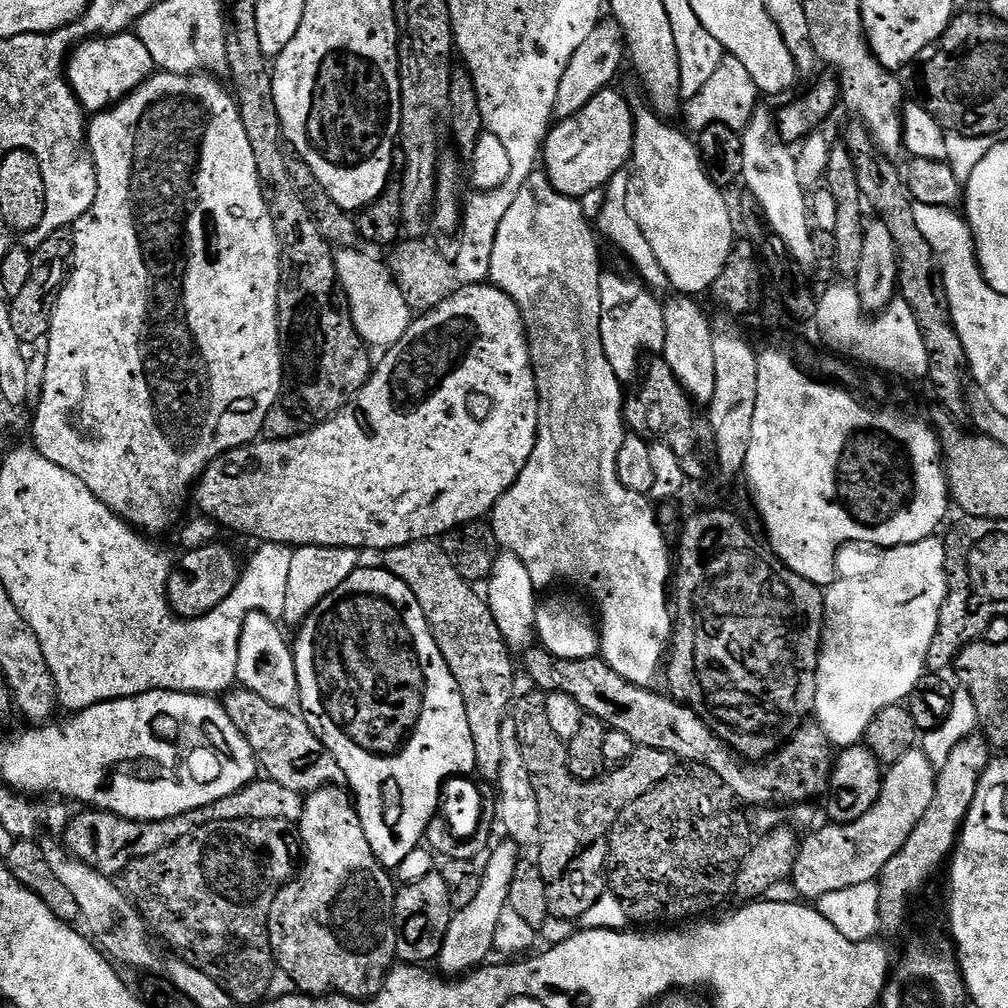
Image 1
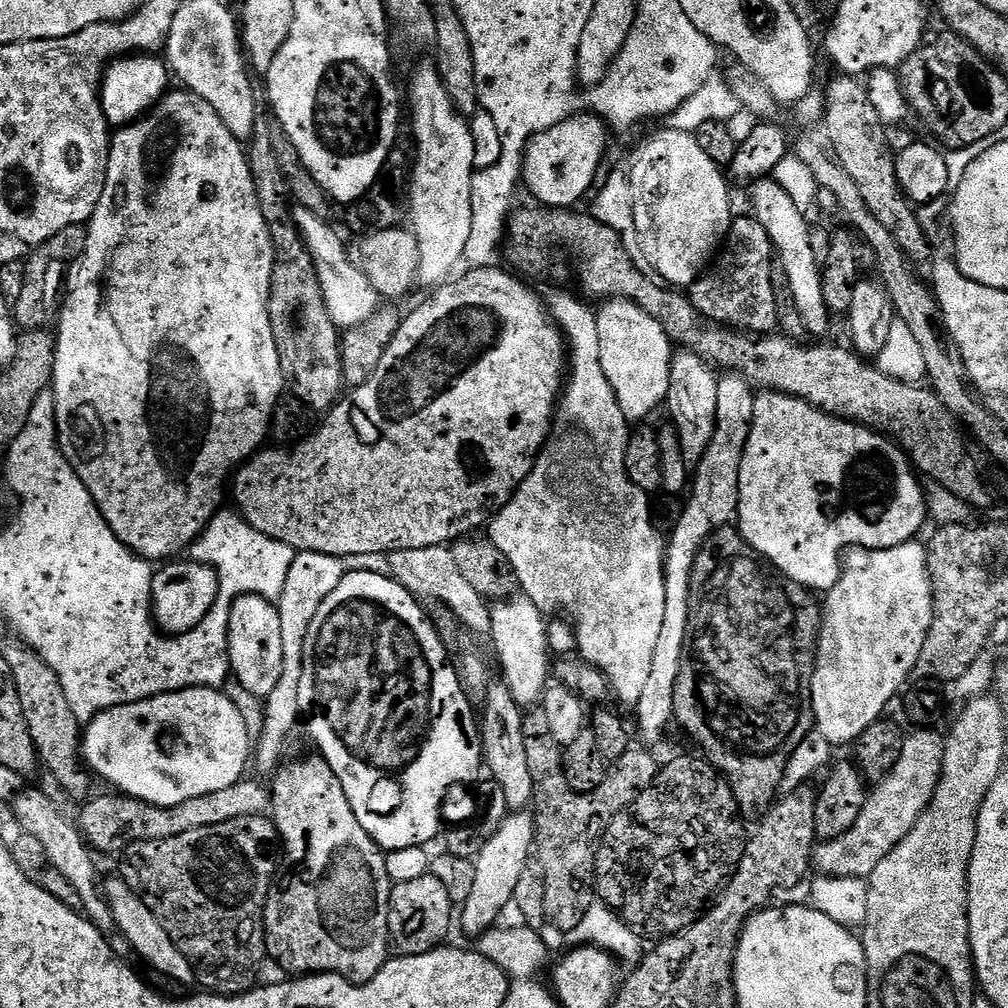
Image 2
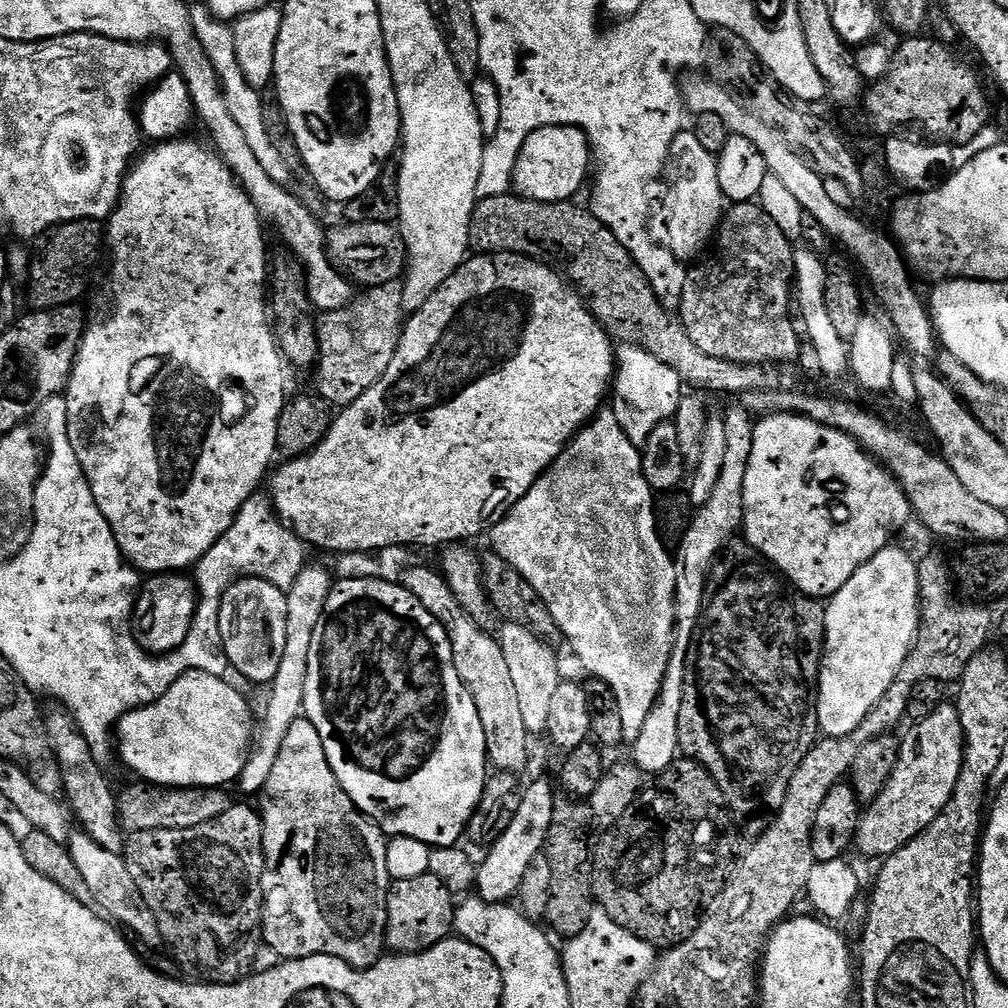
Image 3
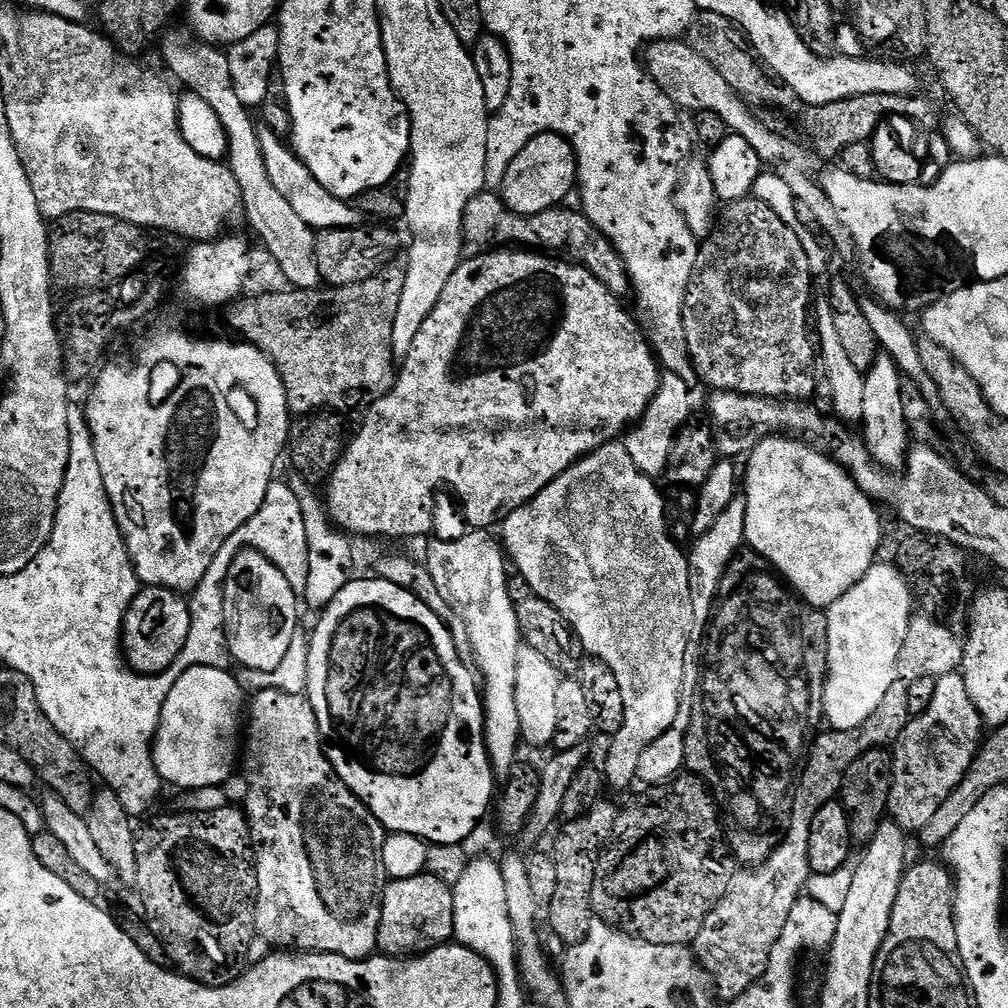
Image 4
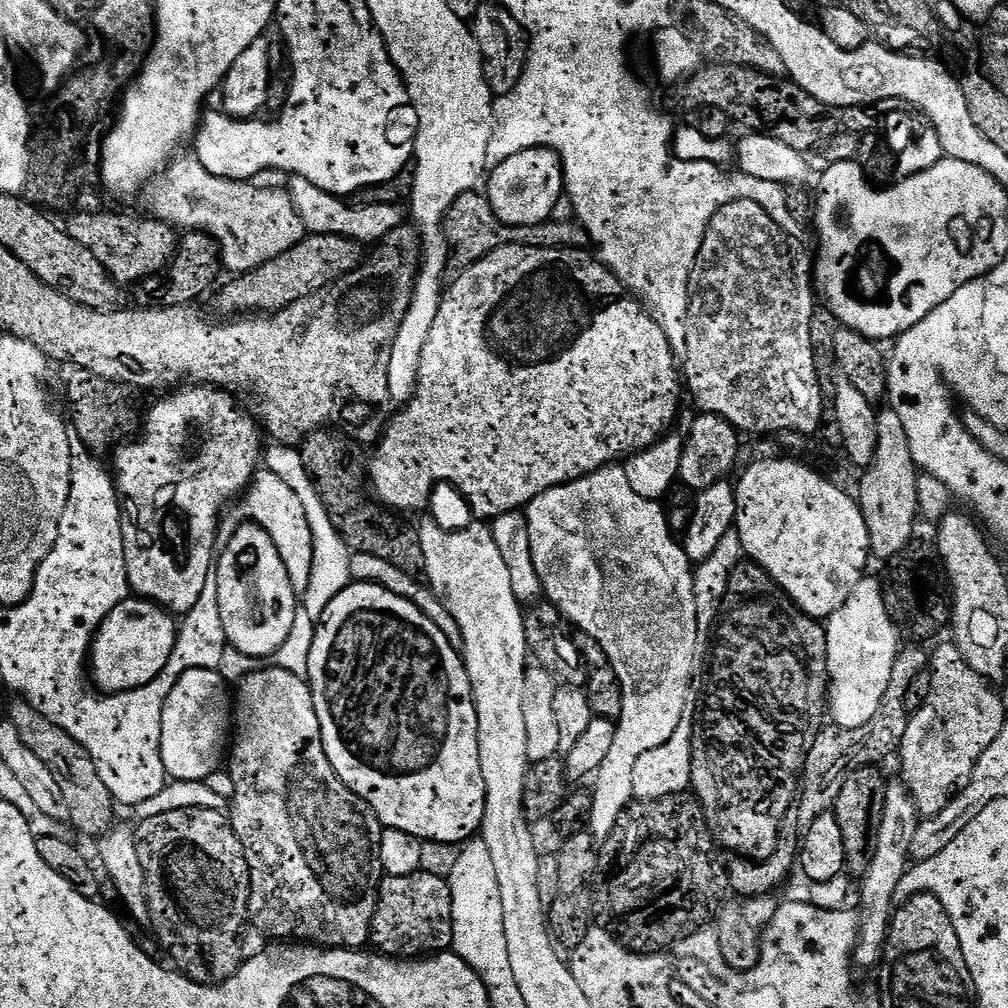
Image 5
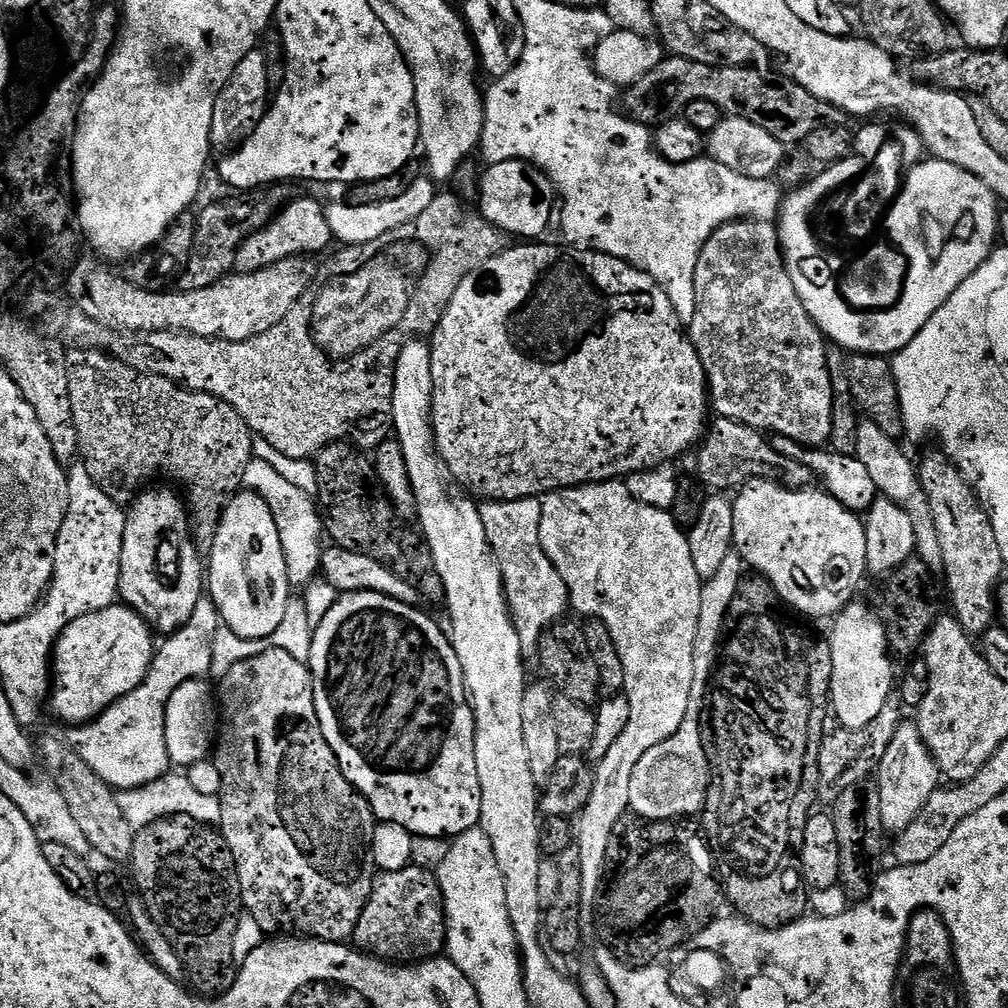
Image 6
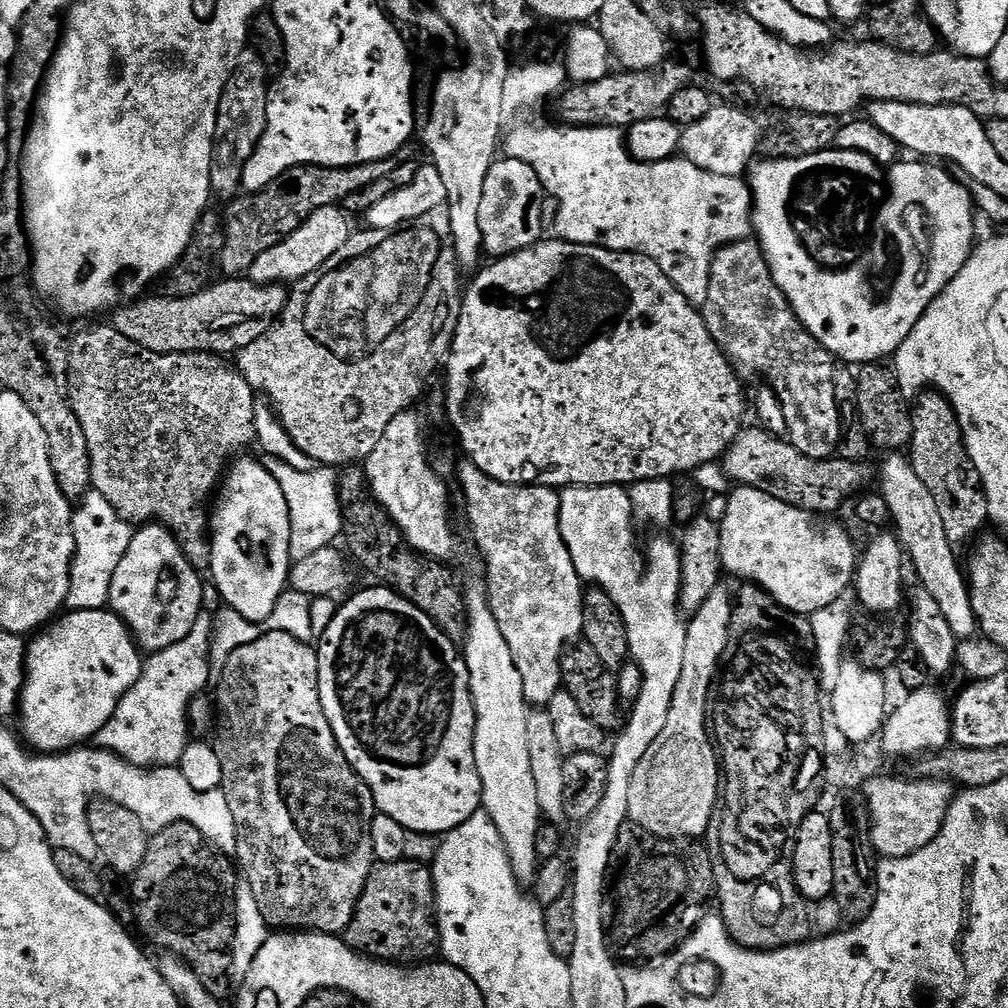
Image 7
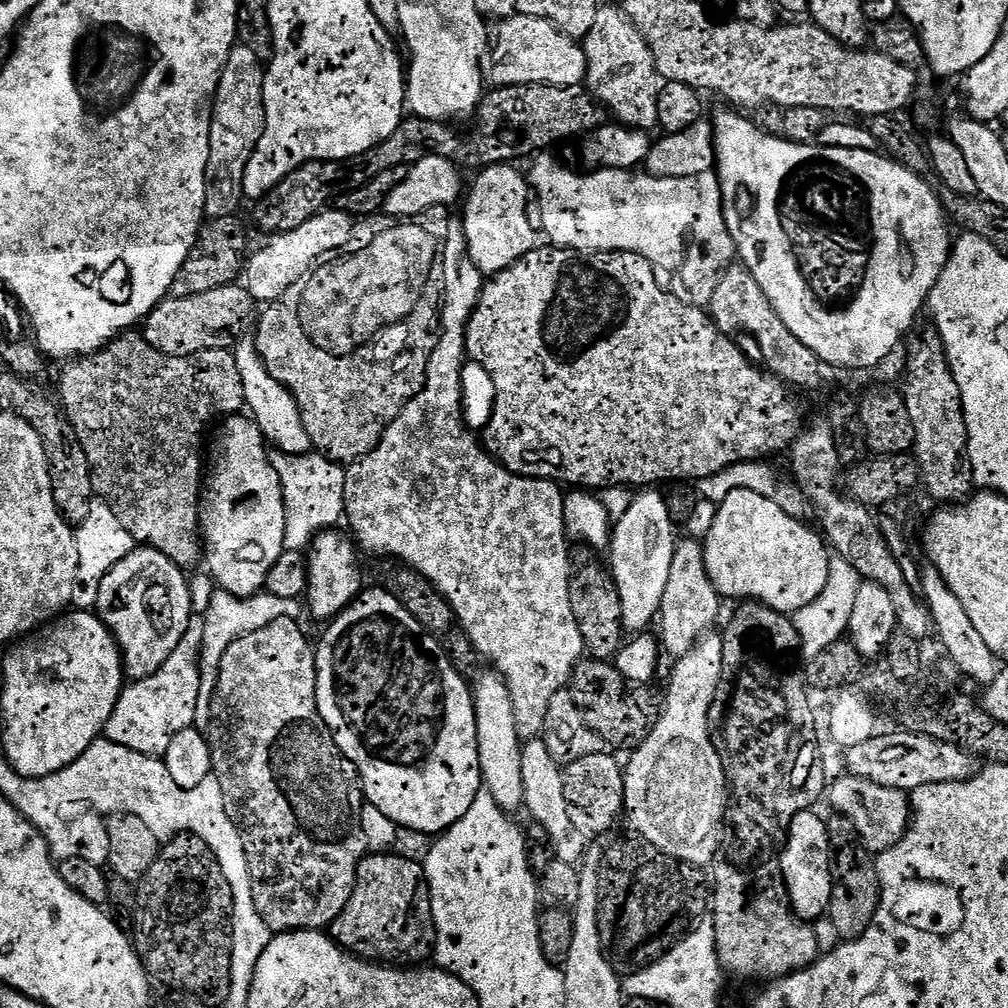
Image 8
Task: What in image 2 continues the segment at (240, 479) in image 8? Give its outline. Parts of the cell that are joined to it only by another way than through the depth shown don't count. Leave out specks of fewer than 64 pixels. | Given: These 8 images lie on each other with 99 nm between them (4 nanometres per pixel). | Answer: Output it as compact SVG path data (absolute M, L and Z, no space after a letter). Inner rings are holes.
M257 595L238 597L230 610L228 656L232 660L234 680L248 688L252 696L266 698L282 678L282 618L273 601Z

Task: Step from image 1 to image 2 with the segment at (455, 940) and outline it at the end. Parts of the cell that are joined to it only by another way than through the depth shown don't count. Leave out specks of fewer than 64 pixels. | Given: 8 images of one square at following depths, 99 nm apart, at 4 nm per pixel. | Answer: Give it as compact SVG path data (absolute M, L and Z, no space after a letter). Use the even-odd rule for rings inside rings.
M516 810L504 816L501 825L498 826L497 833L485 842L485 846L483 846L481 852L478 853L474 859L477 870L474 886L471 888L470 898L467 898L462 905L462 911L464 911L464 913L462 913L461 916L459 913L458 916L459 927L460 924L464 927L466 935L479 938L497 923L502 911L502 906L514 898L514 890L518 886L518 877L521 876L522 870L526 870L528 861L533 859L535 842L536 821L531 811Z

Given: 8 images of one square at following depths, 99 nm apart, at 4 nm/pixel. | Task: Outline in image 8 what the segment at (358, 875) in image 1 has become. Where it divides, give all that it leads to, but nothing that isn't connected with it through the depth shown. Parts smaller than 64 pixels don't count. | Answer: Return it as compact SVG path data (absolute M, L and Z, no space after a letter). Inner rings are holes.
M275 620L265 624L262 630L254 630L242 638L238 638L226 650L222 658L217 678L216 692L213 694L212 724L206 731L210 754L212 755L212 776L222 786L225 805L236 807L234 819L240 829L240 837L246 850L248 869L252 879L252 897L256 903L258 914L262 914L262 922L273 934L282 932L302 932L305 930L324 930L340 917L350 902L352 891L356 885L356 875L361 860L369 855L366 834L362 834L360 815L366 803L364 789L360 783L360 772L342 754L336 745L332 732L320 716L316 705L316 649L313 641L308 641L306 633L295 620Z

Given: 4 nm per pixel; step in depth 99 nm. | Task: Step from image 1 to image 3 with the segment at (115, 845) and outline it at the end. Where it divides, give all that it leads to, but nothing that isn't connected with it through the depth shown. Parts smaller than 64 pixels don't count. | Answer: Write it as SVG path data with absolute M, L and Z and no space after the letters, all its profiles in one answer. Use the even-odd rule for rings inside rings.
M135 782L124 793L120 792L117 799L117 814L120 827L125 833L141 832L142 830L190 830L190 826L202 826L202 822L217 820L226 810L233 806L233 797L227 796L223 787L219 788L162 788L159 784Z

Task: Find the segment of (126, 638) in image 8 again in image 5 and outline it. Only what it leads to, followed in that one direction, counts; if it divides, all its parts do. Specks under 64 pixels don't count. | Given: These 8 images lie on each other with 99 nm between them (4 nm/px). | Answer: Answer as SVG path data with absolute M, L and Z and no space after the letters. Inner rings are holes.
M184 386L176 391L180 390L181 392L176 392L173 396L168 396L165 400L158 401L149 410L148 417L144 420L144 437L141 440L136 440L133 444L121 443L115 449L115 452L117 451L117 469L115 468L116 473L114 476L114 483L120 497L128 587L137 597L152 600L172 614L177 614L176 612L178 614L187 613L198 602L198 598L201 597L202 588L206 583L206 576L214 569L214 557L218 552L218 544L216 548L216 531L220 528L220 511L227 506L228 500L234 499L233 501L235 501L241 494L248 492L253 482L253 477L258 471L258 465L262 460L261 449L256 449L256 443L259 442L260 436L262 437L261 425L253 417L252 421L242 409L236 408L237 397L233 393L215 386Z

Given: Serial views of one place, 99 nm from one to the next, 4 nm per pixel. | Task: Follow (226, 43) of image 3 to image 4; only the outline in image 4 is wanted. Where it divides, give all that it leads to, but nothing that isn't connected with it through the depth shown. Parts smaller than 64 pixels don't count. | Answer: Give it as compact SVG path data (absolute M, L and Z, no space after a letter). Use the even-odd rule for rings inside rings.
M266 126L258 127L258 142L262 146L262 158L266 162L266 174L270 174L270 182L274 182L278 194L282 194L286 202L290 202L291 208L298 214L298 218L302 218L302 222L309 224L313 230L355 228L361 223L360 211L349 201L339 200L334 194L330 194L330 190L321 186L295 151L285 141L284 145Z

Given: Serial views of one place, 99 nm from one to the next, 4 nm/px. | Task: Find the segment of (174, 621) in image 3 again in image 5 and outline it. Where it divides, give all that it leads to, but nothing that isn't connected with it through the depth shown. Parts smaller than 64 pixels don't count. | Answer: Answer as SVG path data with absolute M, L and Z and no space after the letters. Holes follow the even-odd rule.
M129 598L122 601L96 629L90 649L90 680L101 693L115 694L129 692L131 688L141 688L149 684L158 674L163 672L170 662L171 651L174 650L178 633L178 624L165 609L152 600Z

